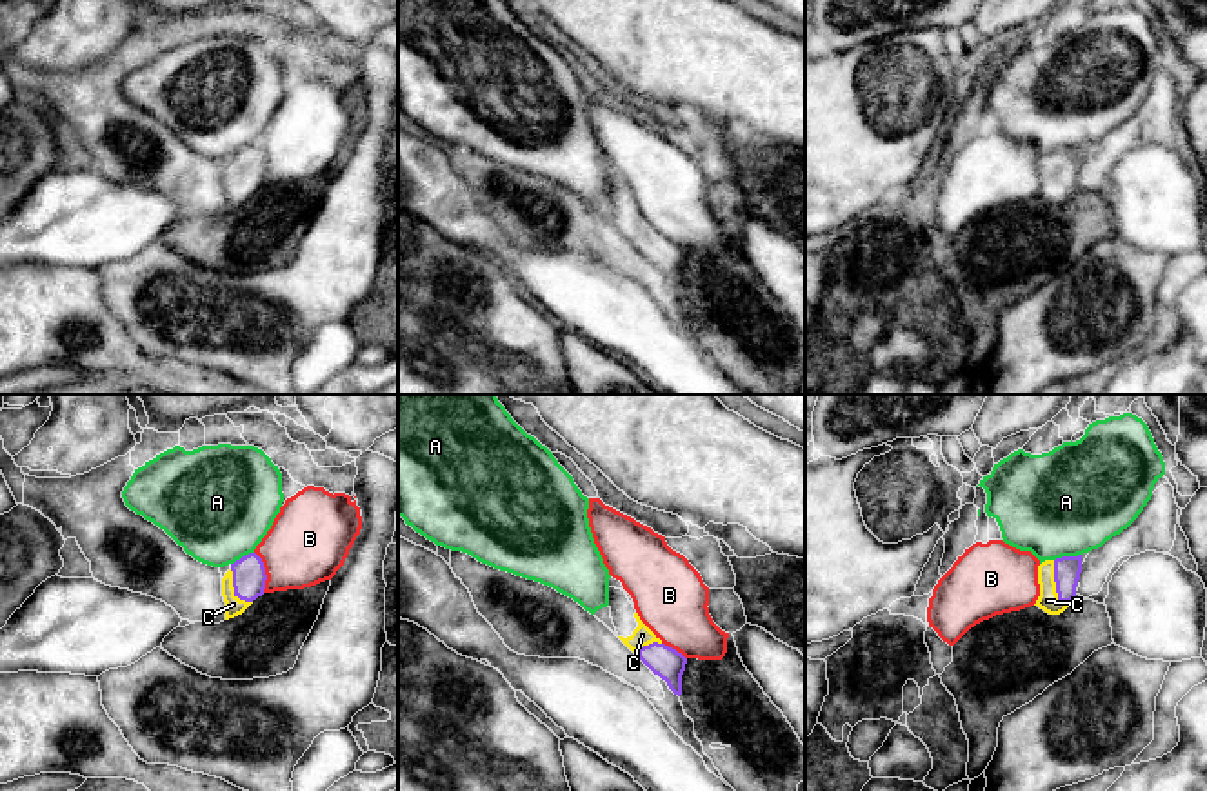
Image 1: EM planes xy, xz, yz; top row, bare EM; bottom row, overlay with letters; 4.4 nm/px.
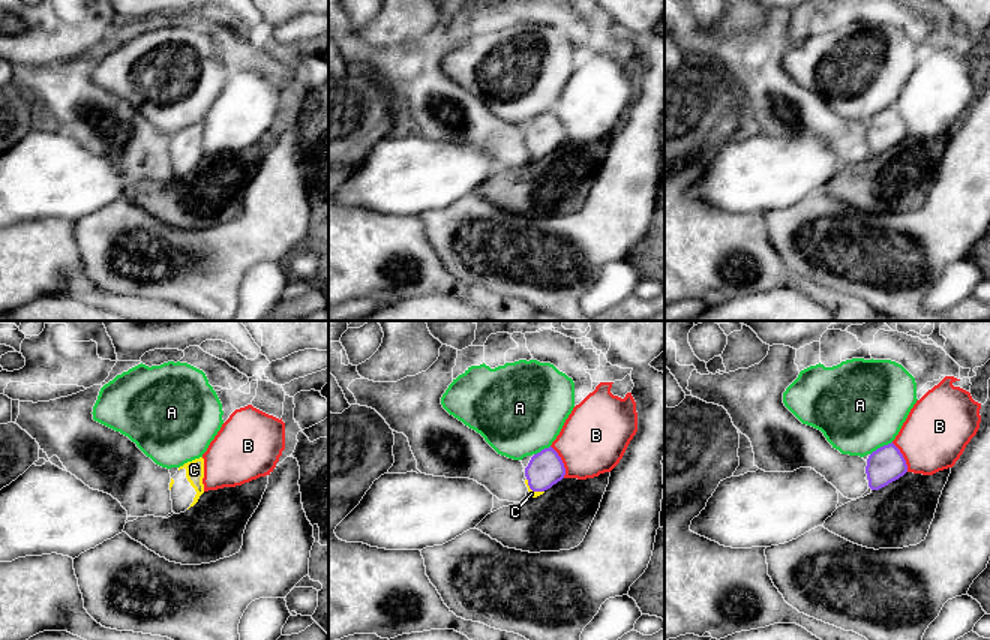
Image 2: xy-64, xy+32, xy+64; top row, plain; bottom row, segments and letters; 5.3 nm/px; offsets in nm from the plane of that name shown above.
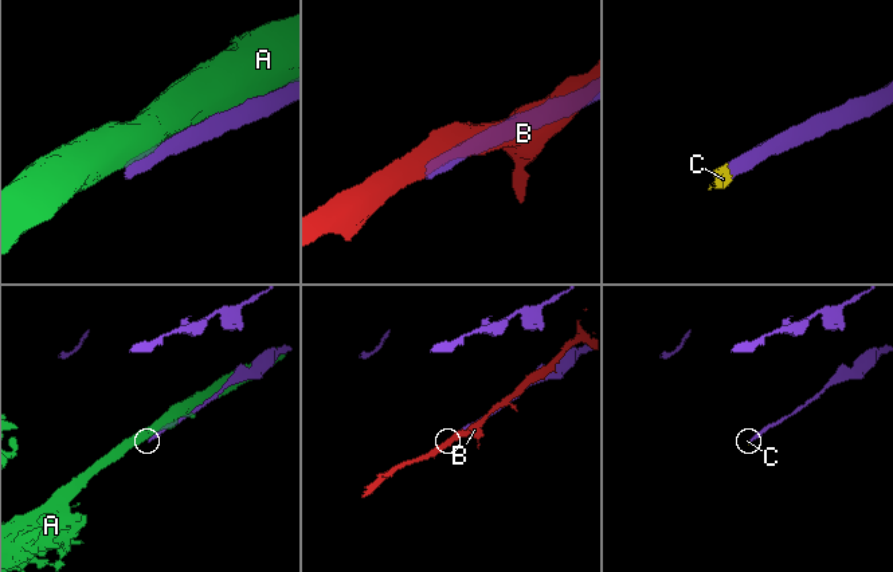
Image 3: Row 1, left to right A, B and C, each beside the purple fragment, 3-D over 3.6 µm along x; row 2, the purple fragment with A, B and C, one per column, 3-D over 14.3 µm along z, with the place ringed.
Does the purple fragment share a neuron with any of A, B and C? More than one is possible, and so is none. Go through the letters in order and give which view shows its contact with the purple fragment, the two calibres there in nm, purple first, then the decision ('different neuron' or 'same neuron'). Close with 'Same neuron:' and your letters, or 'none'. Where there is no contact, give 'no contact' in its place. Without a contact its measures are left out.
A: meets purple in yz; 120 nm thick on the purple side, 480 nm on the other; different neuron
B: meets purple in xy; 150 nm thick on the purple side, 360 nm on the other; different neuron
C: meets purple in yz; 120 nm thick on the purple side, 90 nm on the other; same neuron
Same neuron: C

